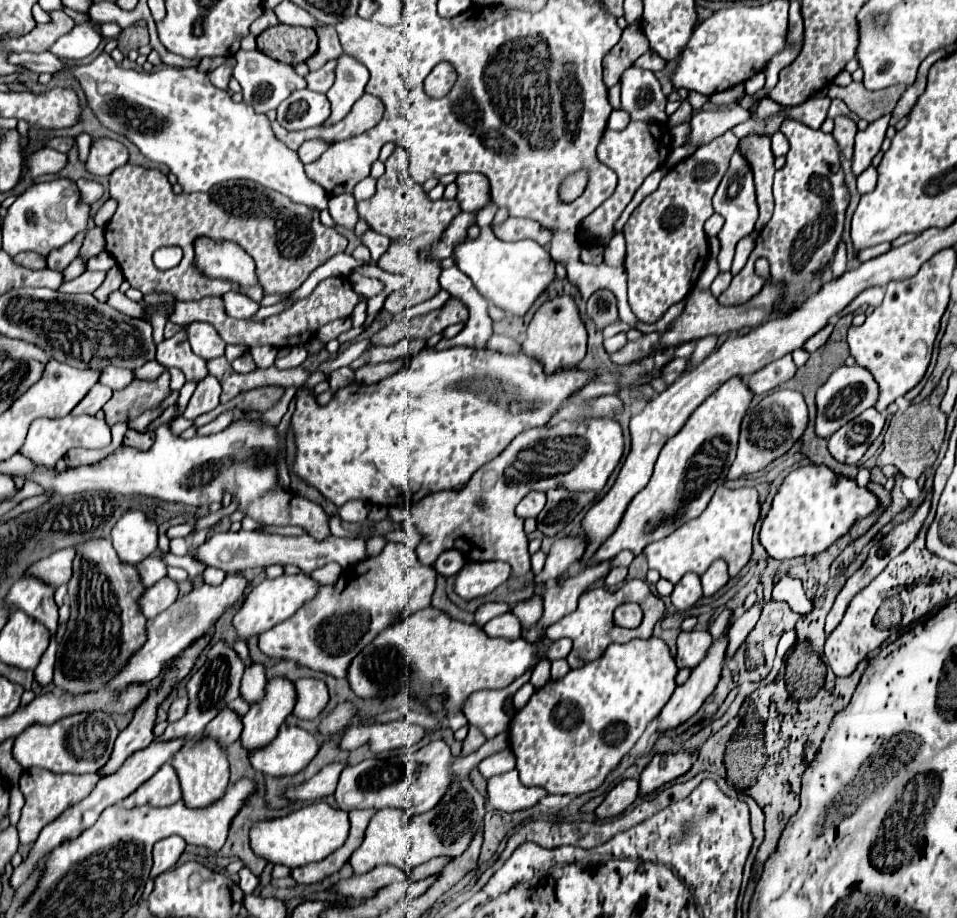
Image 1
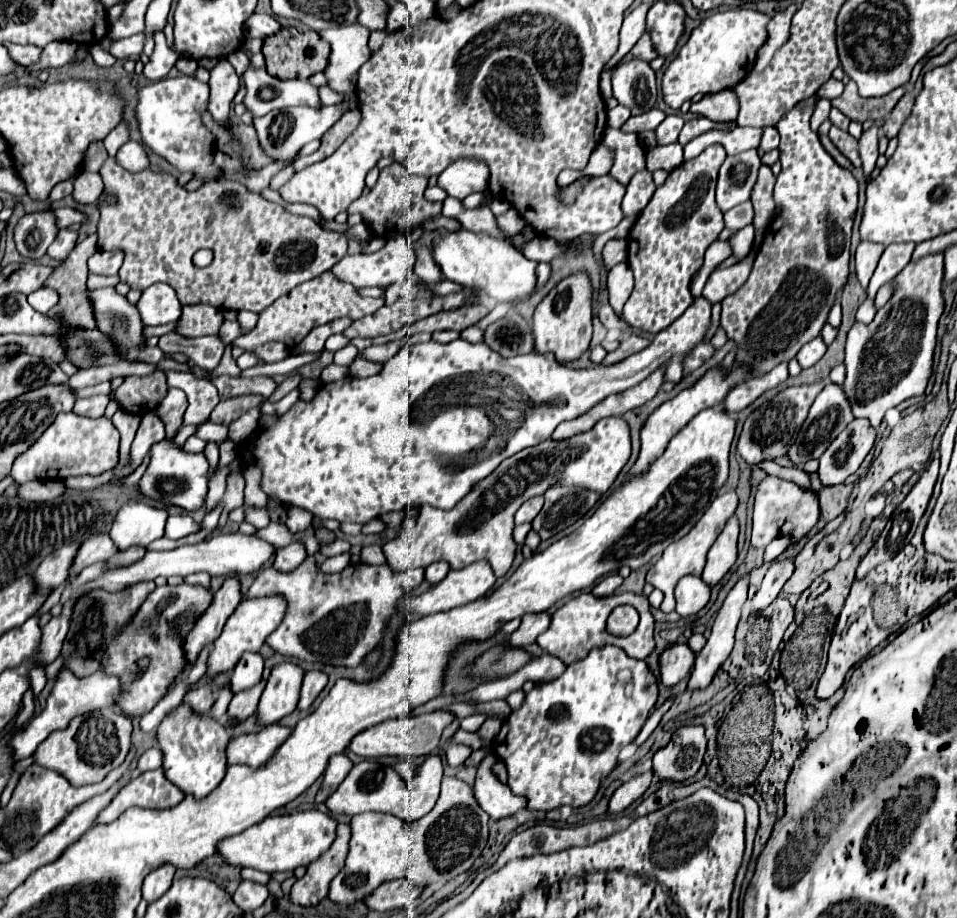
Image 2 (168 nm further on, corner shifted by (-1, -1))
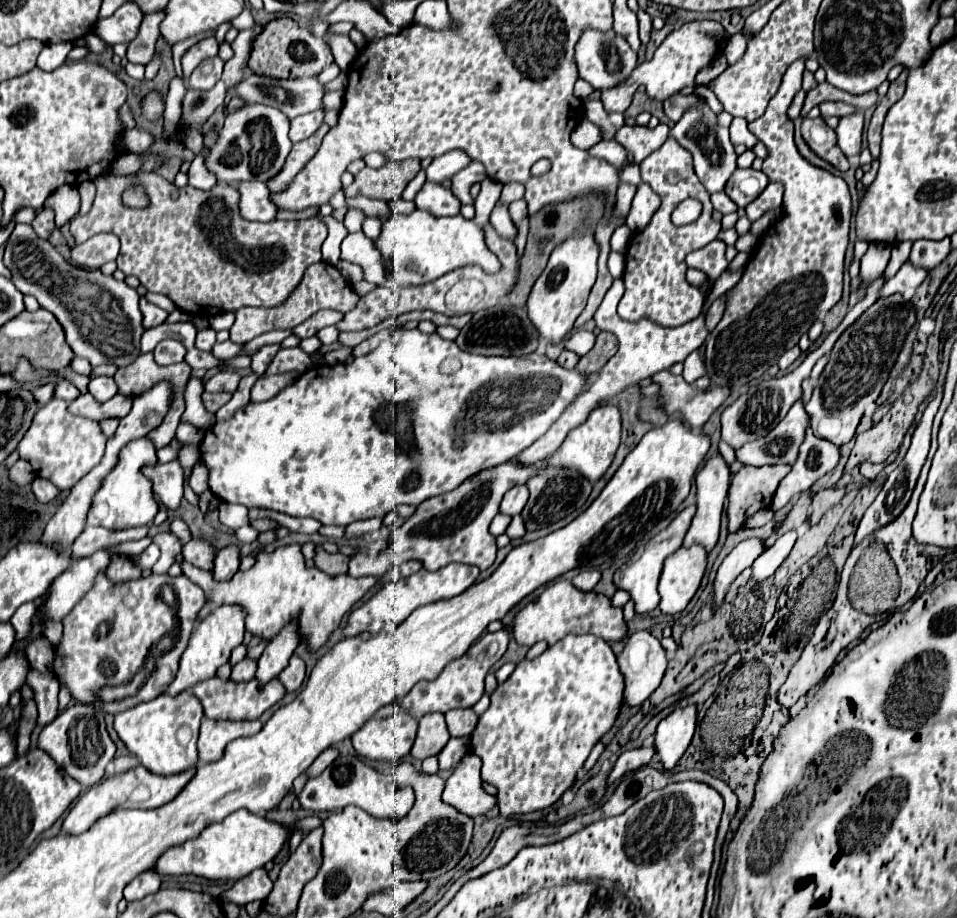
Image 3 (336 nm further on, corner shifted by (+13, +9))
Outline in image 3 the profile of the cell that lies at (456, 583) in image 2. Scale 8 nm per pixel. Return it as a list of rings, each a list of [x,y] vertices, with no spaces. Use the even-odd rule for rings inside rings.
[[[448,563],[446,567],[440,567],[440,571],[424,571],[420,569],[418,573],[394,581],[394,583],[386,583],[368,603],[364,603],[362,607],[354,609],[350,613],[348,619],[348,627],[344,629],[346,637],[358,635],[362,631],[370,631],[370,633],[392,633],[394,627],[398,623],[402,623],[416,607],[440,601],[440,599],[448,599],[452,595],[460,595],[462,591],[466,591],[476,579],[478,579],[480,569],[472,567],[472,565],[462,565],[462,563]]]

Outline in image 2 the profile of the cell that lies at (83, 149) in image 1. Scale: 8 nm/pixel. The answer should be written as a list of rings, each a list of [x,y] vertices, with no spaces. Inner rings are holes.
[[[68,179],[68,181],[58,183],[58,185],[52,189],[52,193],[50,193],[48,201],[50,201],[50,203],[54,203],[54,201],[60,201],[62,197],[68,197],[68,195],[72,193],[72,183],[74,183],[74,179]]]

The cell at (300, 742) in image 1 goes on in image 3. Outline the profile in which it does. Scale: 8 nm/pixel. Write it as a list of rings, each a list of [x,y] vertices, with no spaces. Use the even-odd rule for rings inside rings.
[[[202,719],[200,739],[198,739],[198,757],[200,763],[212,763],[220,759],[224,747],[238,737],[256,735],[262,729],[262,721],[214,721]]]

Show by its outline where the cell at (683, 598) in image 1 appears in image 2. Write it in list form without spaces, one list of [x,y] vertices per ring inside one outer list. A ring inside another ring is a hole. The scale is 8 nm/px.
[[[688,575],[676,585],[676,613],[680,617],[696,615],[710,601],[710,587],[702,581],[702,577]]]

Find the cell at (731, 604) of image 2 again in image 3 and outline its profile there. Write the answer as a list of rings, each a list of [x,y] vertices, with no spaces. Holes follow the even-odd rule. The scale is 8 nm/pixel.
[[[746,539],[742,543],[738,543],[722,561],[716,579],[714,579],[714,601],[712,601],[712,613],[716,613],[716,609],[722,605],[728,587],[732,585],[732,581],[754,563],[754,559],[764,551],[764,541],[760,539]]]

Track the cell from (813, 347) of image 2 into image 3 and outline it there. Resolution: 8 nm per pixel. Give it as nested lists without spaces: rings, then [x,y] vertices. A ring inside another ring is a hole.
[[[796,345],[796,347],[792,347],[792,349],[788,349],[788,351],[780,357],[778,367],[780,367],[782,371],[786,371],[786,369],[788,369],[788,367],[790,367],[798,357],[800,357],[800,353],[802,353],[802,351],[800,351],[800,347],[798,347],[798,345]]]

